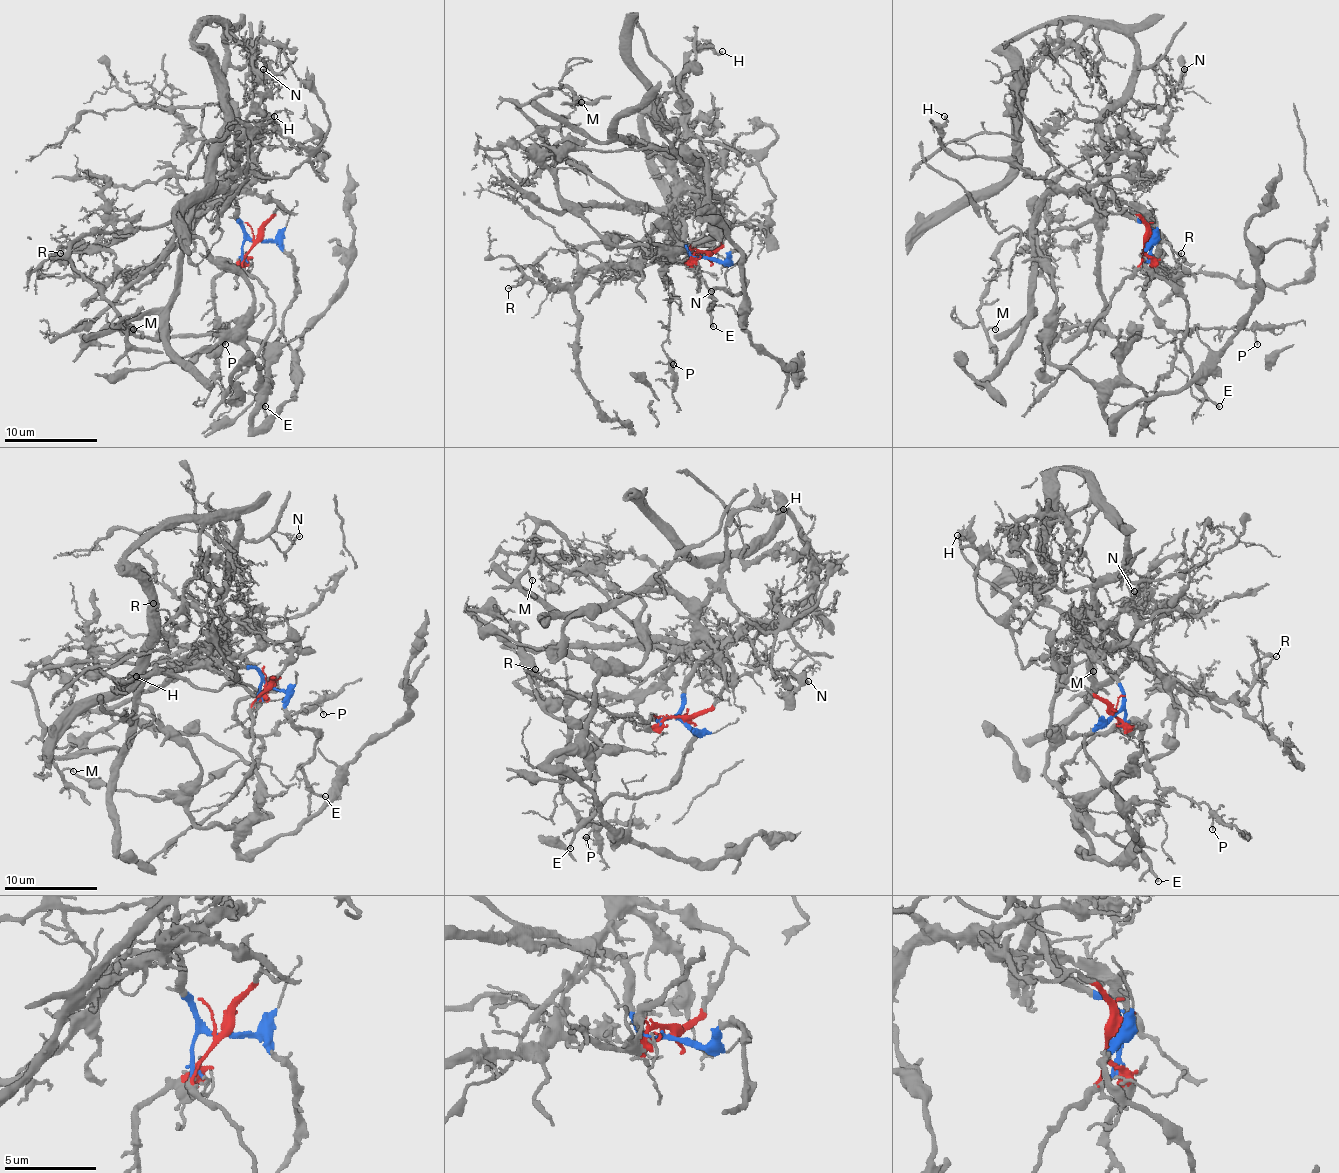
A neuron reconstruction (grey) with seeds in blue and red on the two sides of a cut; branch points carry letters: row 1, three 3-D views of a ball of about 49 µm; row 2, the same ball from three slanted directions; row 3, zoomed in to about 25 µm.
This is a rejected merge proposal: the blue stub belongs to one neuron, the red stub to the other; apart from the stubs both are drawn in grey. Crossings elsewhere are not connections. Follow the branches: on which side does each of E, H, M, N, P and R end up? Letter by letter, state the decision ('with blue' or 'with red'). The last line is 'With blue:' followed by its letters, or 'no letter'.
E: with blue
H: with red
M: with blue
N: with blue
P: with red
R: with red
With blue: E, M, N

